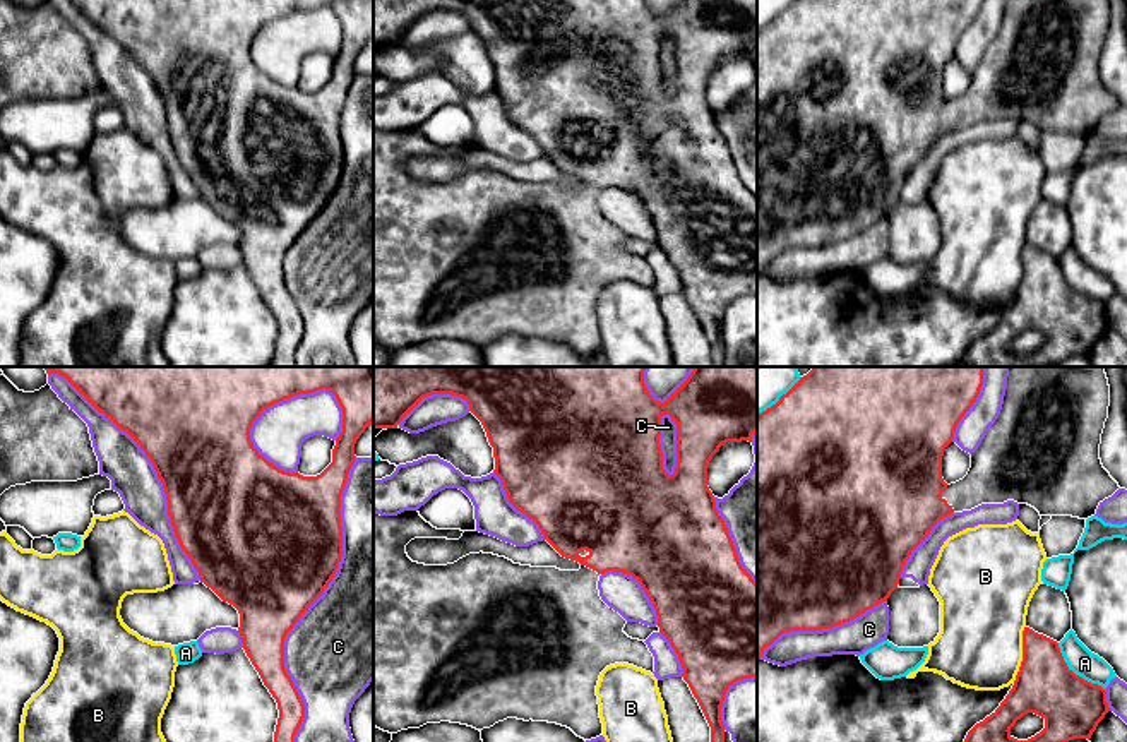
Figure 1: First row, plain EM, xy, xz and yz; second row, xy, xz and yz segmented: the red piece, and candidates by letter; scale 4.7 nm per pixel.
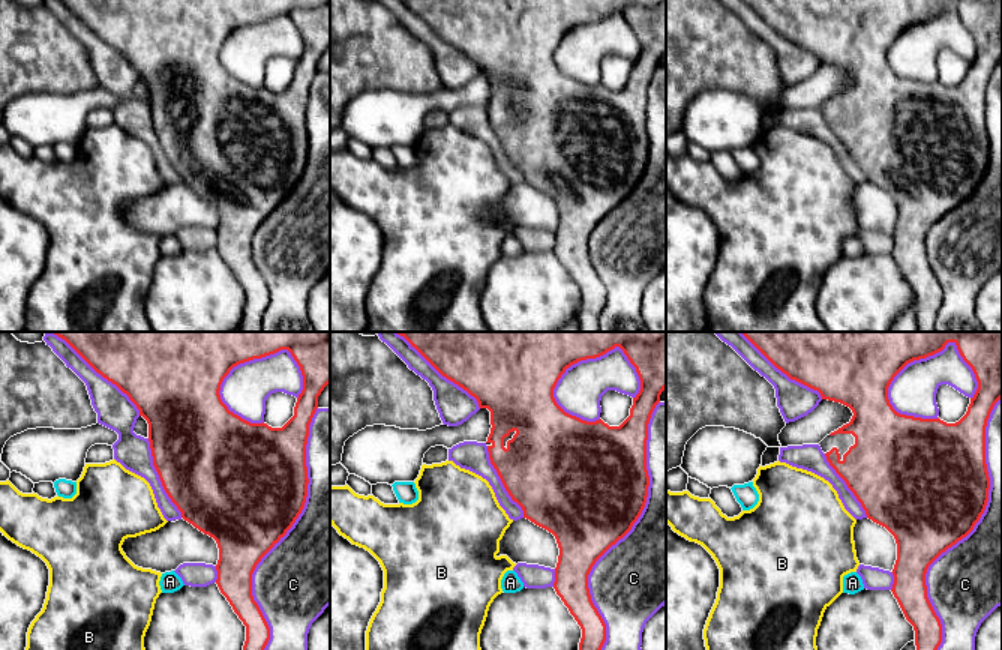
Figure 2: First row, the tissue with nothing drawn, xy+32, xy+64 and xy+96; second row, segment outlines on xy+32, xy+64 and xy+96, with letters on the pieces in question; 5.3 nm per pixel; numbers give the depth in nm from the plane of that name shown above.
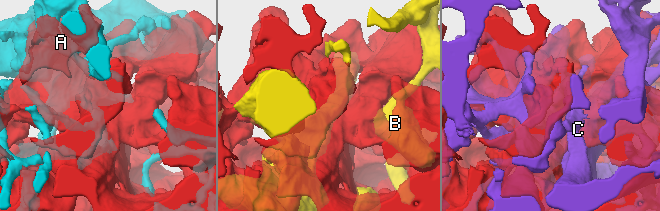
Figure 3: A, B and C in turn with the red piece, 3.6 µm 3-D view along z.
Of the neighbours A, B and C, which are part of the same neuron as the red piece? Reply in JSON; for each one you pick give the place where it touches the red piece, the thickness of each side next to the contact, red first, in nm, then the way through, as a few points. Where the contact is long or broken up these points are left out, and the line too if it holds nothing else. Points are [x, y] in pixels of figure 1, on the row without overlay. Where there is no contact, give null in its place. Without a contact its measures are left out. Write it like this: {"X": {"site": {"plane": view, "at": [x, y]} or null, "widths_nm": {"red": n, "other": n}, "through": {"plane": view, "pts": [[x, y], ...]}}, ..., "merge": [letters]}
{"merge": []}

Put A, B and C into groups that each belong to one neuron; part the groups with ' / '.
A / B / C

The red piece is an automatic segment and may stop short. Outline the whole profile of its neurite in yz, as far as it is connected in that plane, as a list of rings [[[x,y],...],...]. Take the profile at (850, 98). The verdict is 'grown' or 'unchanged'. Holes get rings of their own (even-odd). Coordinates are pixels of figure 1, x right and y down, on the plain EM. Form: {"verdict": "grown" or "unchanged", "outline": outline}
{"verdict": "grown", "outline": [[[795,0],[776,21],[757,29],[757,278],[781,250],[791,247],[822,247],[850,238],[875,221],[887,218],[897,204],[911,168],[932,144],[952,129],[971,127],[981,120],[1014,117],[1035,123],[1040,132],[1072,132],[1088,135],[1098,122],[1120,103],[1103,84],[1100,60],[1110,22],[1108,0],[1007,0],[999,34],[971,69],[968,91],[947,101],[942,94],[942,72],[952,58],[961,34],[976,17],[983,0]]]}

